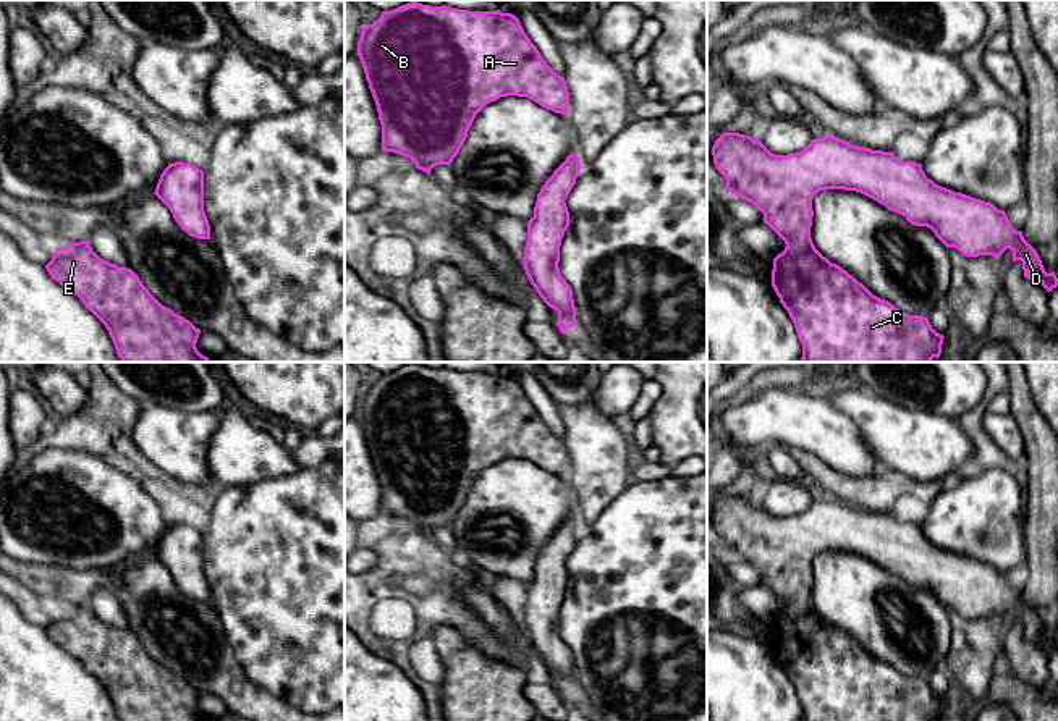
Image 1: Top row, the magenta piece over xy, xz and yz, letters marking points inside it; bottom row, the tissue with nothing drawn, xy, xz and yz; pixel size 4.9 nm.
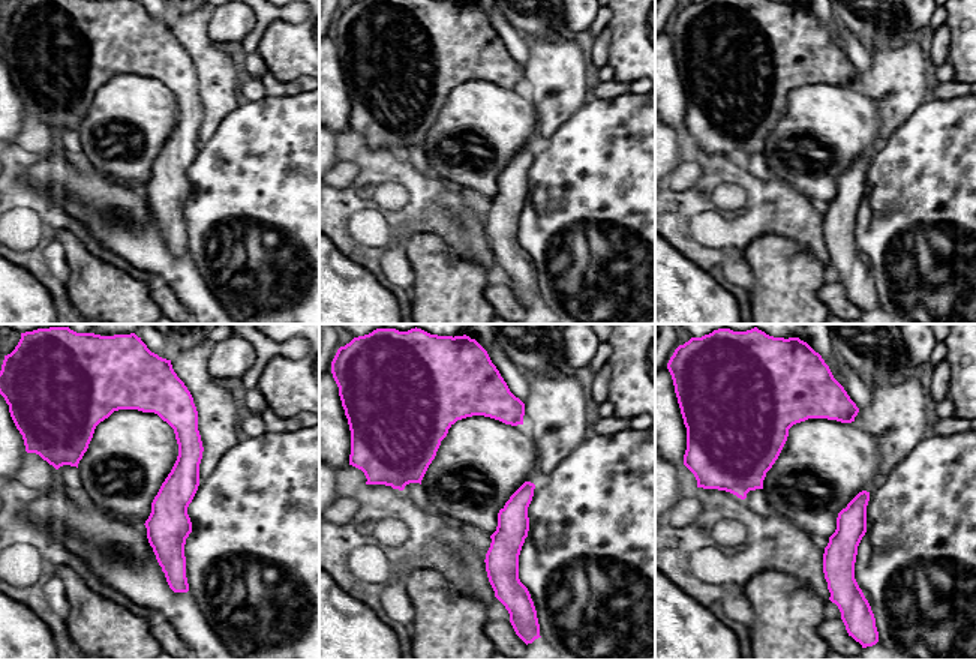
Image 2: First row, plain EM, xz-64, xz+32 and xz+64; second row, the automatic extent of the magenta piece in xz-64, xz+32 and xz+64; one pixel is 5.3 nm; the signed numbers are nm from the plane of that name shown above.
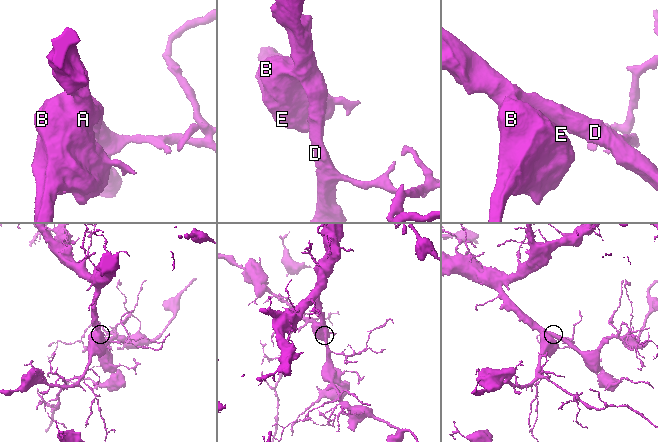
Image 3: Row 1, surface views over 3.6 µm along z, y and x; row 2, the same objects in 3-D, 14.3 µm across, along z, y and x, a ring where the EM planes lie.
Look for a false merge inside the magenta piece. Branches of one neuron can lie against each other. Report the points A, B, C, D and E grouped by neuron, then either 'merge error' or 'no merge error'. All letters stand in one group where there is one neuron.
A B C D E | no merge error

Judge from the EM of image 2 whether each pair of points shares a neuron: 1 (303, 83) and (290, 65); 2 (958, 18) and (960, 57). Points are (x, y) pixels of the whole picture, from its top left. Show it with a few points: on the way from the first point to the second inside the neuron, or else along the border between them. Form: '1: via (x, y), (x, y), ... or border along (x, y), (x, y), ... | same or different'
1: border along (303, 75), (284, 86) | different
2: via (960, 27), (960, 48) | same

